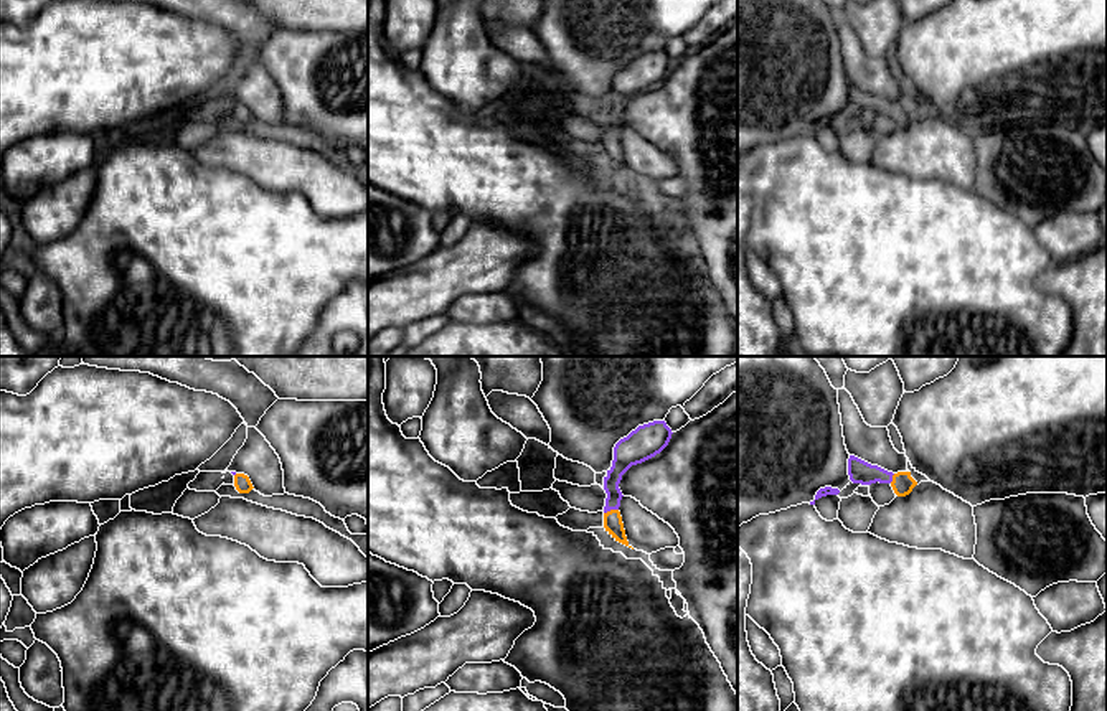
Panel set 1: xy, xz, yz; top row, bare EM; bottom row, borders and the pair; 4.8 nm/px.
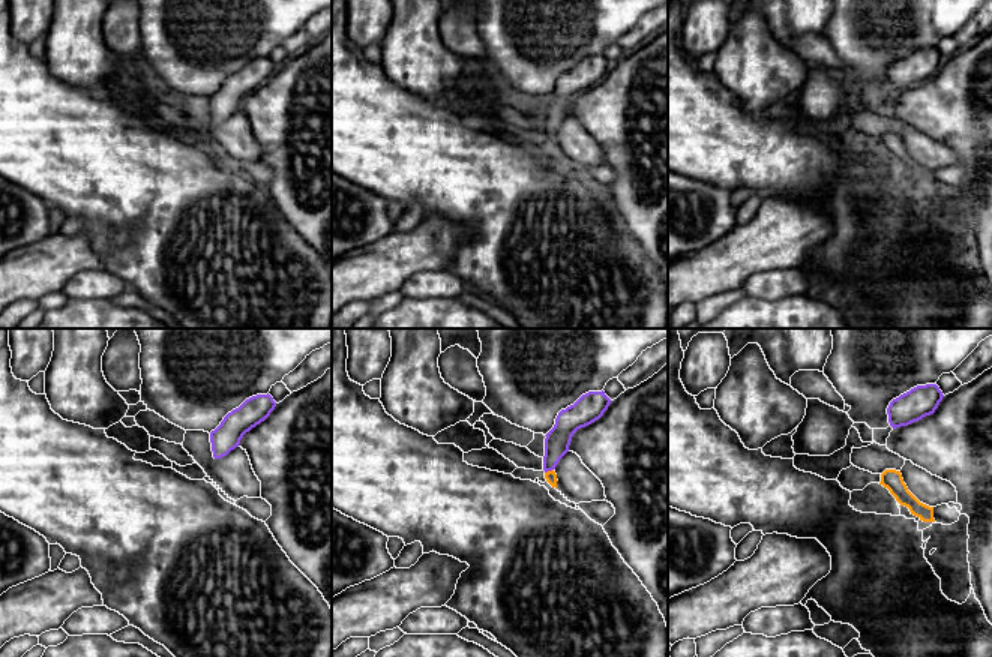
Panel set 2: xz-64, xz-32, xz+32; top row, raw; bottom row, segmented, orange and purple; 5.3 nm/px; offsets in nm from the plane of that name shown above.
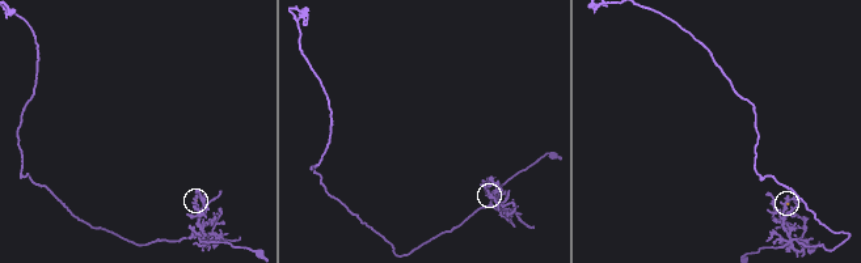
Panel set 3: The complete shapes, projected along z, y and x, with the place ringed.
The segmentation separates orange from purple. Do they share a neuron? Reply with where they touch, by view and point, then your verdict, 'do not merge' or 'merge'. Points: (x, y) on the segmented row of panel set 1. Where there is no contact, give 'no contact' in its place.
contact xz (611, 510); merge

